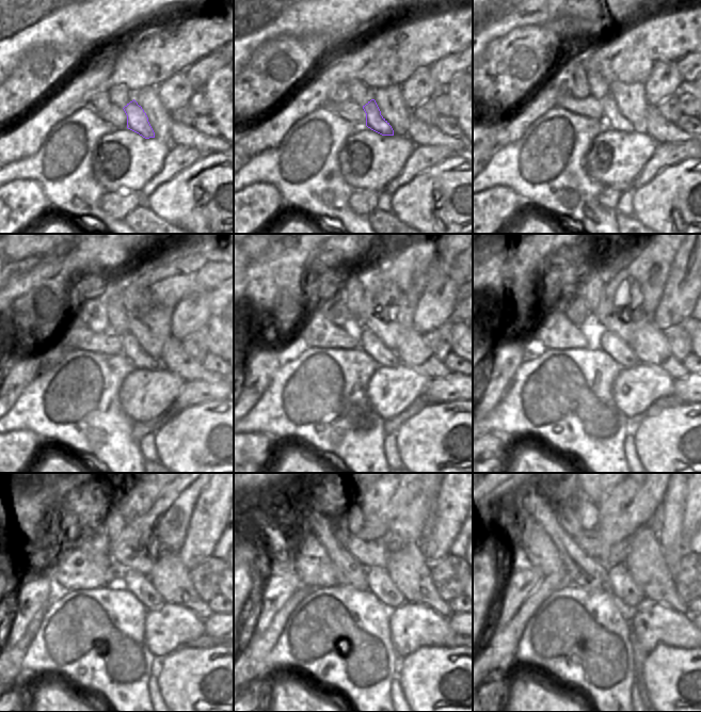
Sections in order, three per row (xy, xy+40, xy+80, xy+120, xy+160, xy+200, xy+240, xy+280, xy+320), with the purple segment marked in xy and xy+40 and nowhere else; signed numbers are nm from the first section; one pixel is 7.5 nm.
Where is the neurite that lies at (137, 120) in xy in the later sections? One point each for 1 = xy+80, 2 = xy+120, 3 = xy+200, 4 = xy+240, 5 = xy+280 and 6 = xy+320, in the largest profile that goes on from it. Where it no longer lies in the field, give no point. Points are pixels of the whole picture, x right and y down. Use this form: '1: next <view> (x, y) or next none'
1: next xy+80 (614, 119)
2: next xy+120 (131, 349)
3: next xy+200 (607, 341)
4: next xy+240 (139, 584)
5: next xy+280 (380, 584)
6: next xy+320 (624, 588)

